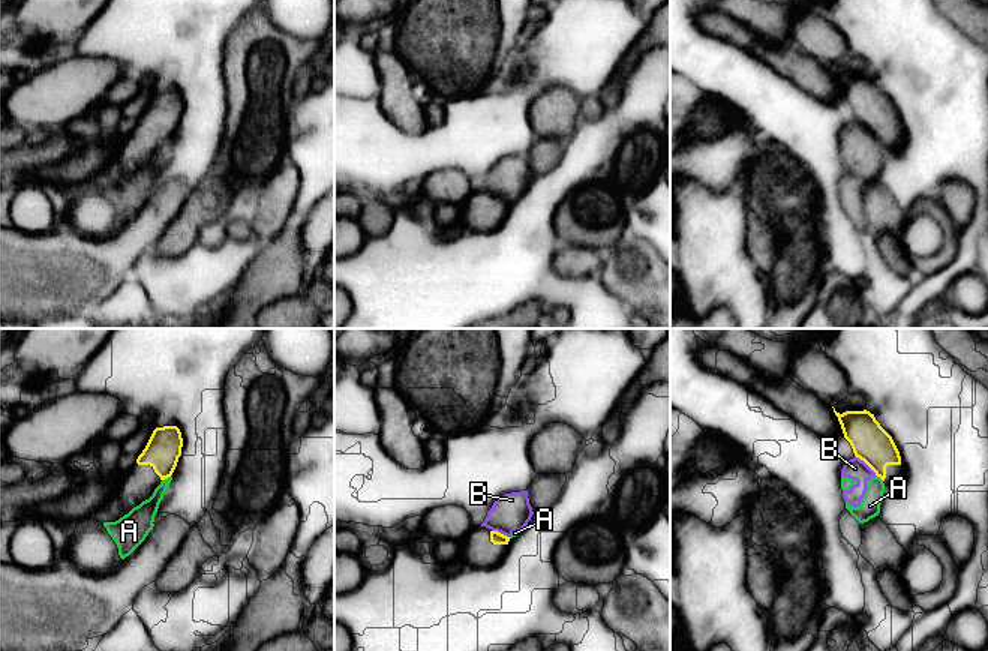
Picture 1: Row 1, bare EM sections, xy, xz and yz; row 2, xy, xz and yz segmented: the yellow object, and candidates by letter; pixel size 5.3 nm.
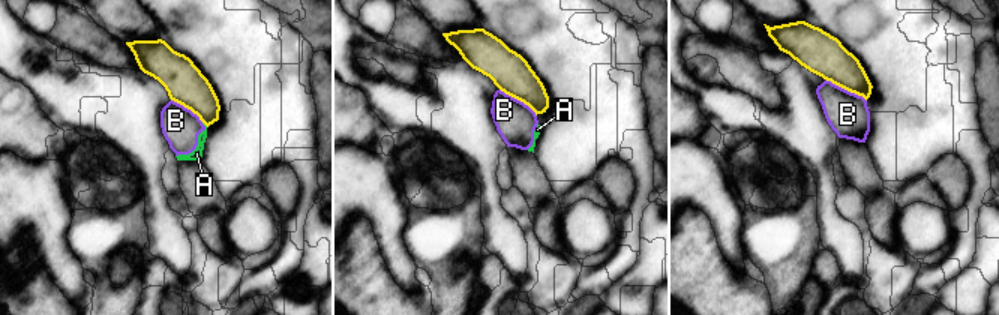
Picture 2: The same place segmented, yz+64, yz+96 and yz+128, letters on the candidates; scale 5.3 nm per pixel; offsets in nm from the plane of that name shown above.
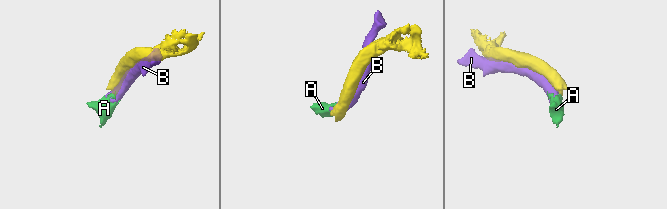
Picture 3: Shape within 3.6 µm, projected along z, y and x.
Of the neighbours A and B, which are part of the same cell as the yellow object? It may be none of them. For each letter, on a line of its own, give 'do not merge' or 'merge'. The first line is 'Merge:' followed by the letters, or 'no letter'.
Merge: no letter
A: do not merge
B: do not merge

